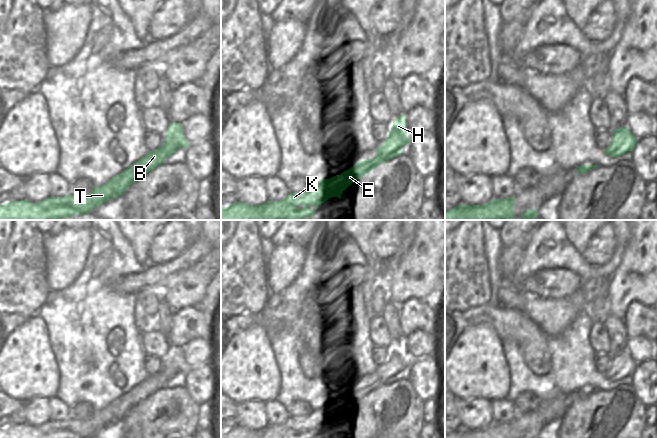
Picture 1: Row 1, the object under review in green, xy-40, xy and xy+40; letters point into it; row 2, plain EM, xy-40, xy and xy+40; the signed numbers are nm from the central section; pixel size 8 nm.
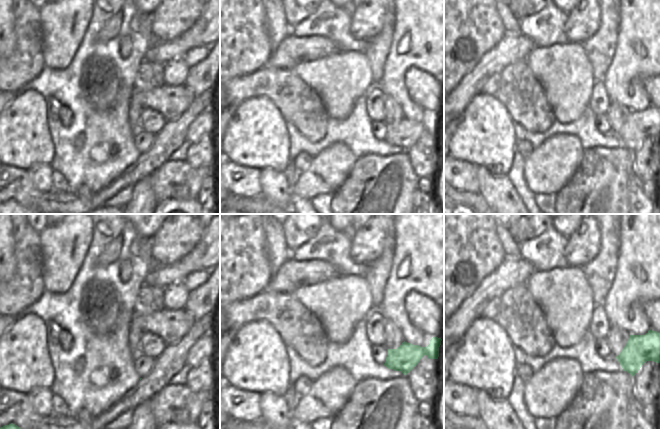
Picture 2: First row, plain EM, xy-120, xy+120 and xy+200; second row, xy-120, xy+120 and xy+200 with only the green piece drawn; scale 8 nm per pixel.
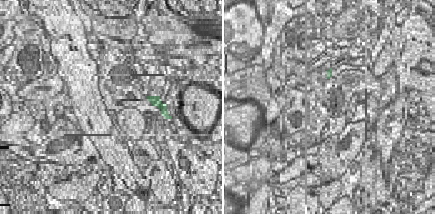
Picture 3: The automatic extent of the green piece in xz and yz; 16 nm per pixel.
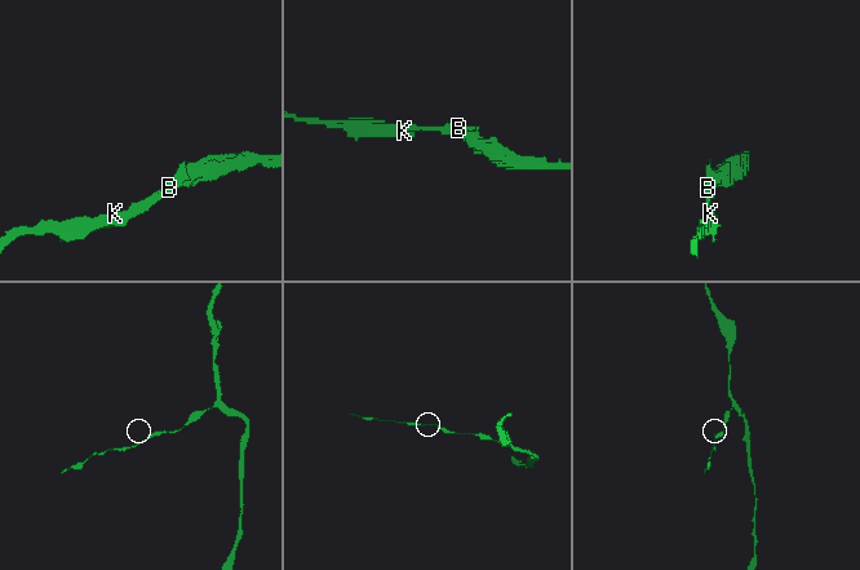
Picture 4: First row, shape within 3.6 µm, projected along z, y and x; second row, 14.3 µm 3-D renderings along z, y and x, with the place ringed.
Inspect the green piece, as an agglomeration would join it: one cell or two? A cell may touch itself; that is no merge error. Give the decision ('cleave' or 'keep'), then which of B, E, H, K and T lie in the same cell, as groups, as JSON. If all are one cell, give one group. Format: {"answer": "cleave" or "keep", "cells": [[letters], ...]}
{"answer": "keep", "cells": [["B", "E", "H", "K", "T"]]}

